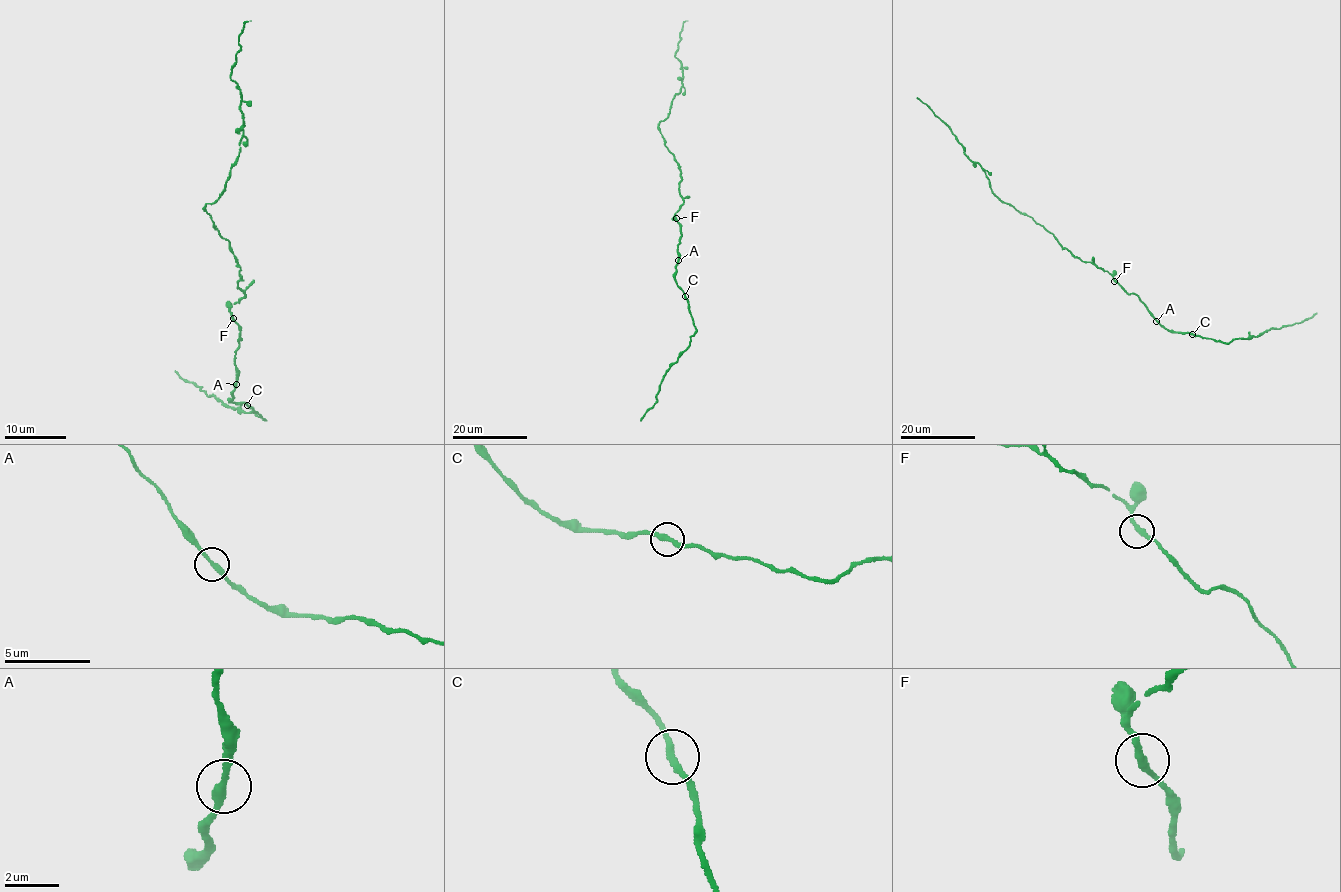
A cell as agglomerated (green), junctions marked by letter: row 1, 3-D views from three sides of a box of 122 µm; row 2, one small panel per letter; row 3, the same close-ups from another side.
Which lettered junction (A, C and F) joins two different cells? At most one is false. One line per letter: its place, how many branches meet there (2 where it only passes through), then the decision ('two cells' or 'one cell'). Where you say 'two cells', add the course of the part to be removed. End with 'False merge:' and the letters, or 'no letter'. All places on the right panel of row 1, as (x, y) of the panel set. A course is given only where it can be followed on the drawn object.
A: (1156, 321) | 2 | one cell
C: (1192, 334) | 2 | one cell
F: (1114, 281) | 2 | one cell
False merge: no letter

